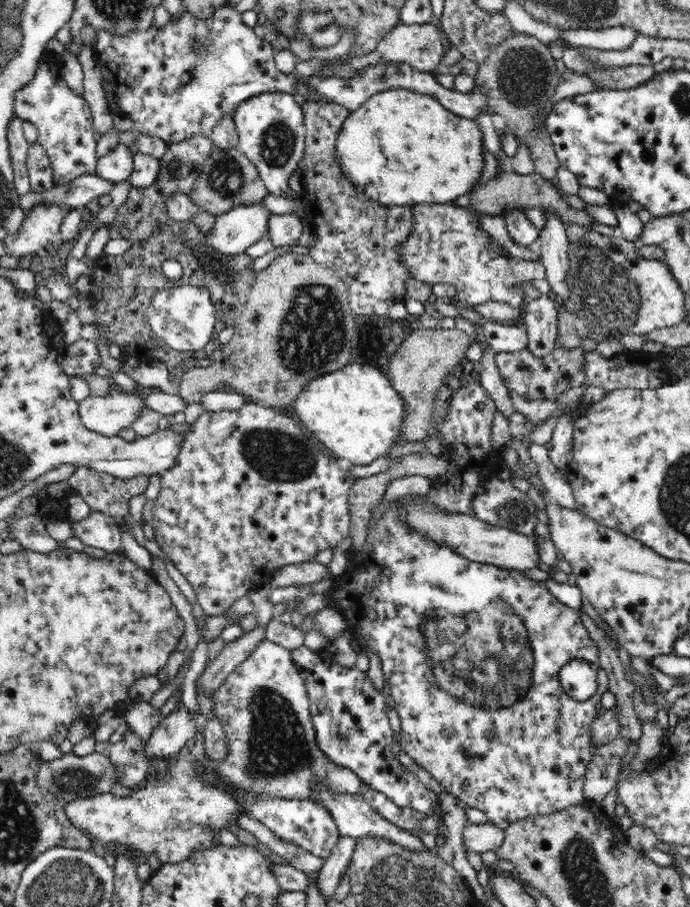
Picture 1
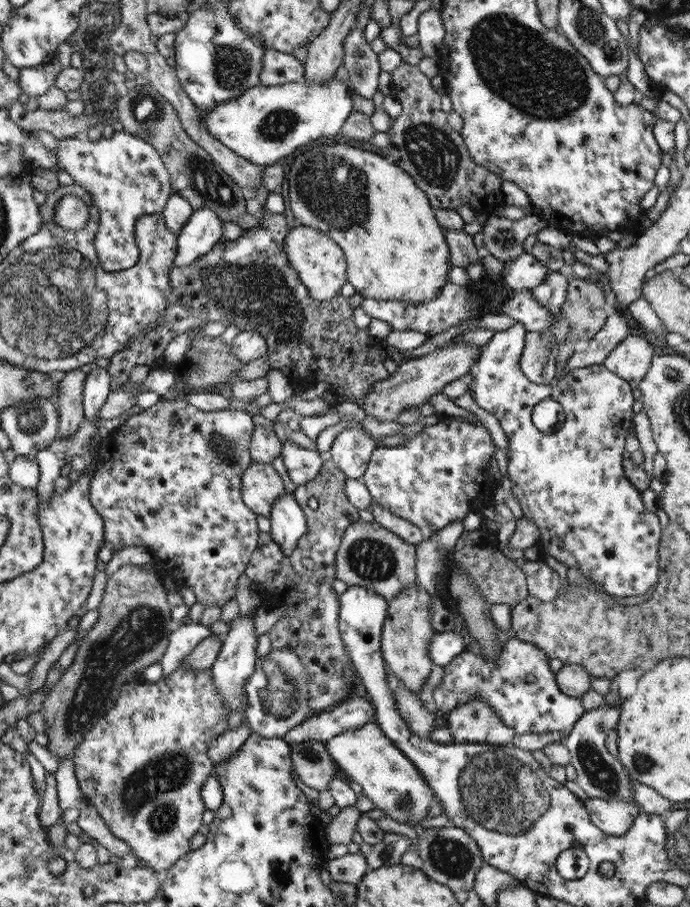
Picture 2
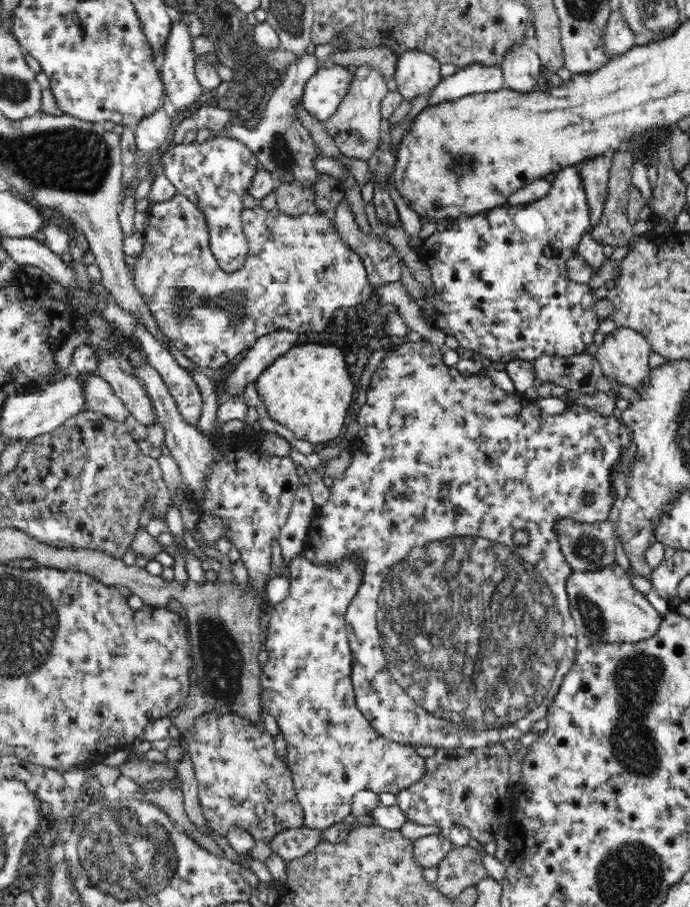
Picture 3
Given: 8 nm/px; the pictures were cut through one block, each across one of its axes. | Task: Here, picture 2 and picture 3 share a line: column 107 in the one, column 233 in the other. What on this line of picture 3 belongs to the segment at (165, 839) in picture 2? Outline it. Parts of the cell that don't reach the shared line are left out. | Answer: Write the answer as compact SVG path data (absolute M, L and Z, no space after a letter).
M204 712L203 715L199 716L195 724L193 724L184 734L182 734L177 741L189 754L193 768L195 770L196 780L198 781L198 797L199 804L202 807L202 811L208 825L212 831L217 832L221 837L227 837L230 828L244 828L244 831L248 831L249 834L254 836L256 841L264 840L267 844L271 844L272 838L278 836L279 832L284 831L288 828L300 828L305 820L305 813L302 809L302 805L298 802L295 788L293 787L293 778L291 775L290 767L287 765L286 760L280 759L276 755L274 737L264 729L264 723L258 722L257 724L251 724L249 720L242 719L241 716L237 716L235 712L228 712L228 714L221 714L220 712Z

